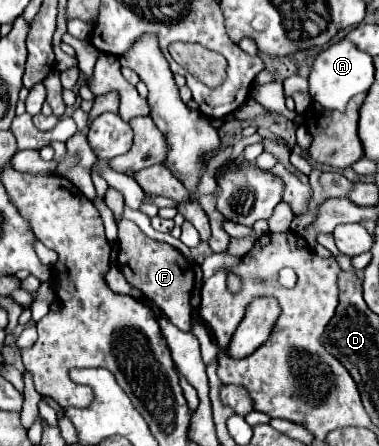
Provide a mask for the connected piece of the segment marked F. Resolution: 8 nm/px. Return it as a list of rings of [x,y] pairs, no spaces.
[[[132,221],[118,223],[118,237],[120,237],[118,267],[124,273],[126,281],[132,287],[138,287],[150,301],[154,301],[180,331],[190,331],[192,329],[190,295],[194,289],[194,271],[188,269],[188,261],[184,259],[184,255],[168,243],[160,243],[146,237]]]

